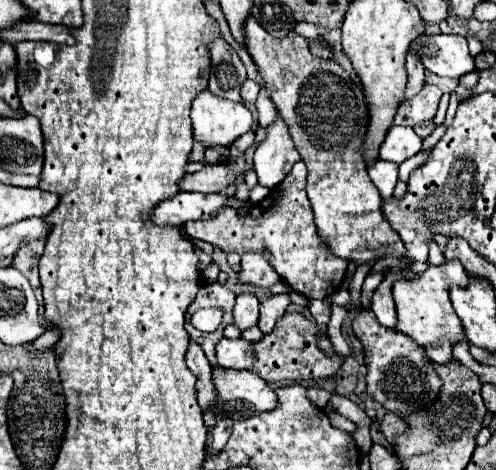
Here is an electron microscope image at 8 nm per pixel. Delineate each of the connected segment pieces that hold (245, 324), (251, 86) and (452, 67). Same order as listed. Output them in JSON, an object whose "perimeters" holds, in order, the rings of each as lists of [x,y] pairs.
{"perimeters":[[[[240,294],[234,306],[234,326],[244,332],[258,324],[258,298],[252,294]]],[[[248,78],[248,80],[242,84],[242,98],[244,98],[244,102],[256,102],[258,92],[260,92],[260,86],[258,86],[254,80]]],[[[460,34],[424,36],[422,46],[414,48],[424,68],[434,72],[436,76],[458,78],[474,70],[474,58],[468,52],[468,42]]]]}

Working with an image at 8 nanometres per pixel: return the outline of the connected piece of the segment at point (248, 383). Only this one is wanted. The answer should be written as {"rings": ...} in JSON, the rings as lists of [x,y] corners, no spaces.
{"rings":[[[214,366],[212,368],[212,384],[216,390],[216,398],[214,404],[210,408],[204,410],[204,422],[208,428],[212,428],[216,424],[216,418],[232,418],[236,422],[240,420],[248,420],[258,412],[264,410],[272,410],[272,406],[276,406],[276,394],[274,390],[256,374],[250,374],[248,370],[234,370],[234,368],[222,368],[222,366]]]}

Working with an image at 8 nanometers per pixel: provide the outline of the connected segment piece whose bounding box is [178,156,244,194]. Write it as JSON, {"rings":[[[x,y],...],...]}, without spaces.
{"rings":[[[240,156],[240,162],[236,162],[236,170],[228,170],[228,164],[216,164],[216,166],[204,166],[200,172],[186,174],[178,182],[178,190],[182,192],[220,192],[226,186],[240,180],[244,174],[244,156]]]}

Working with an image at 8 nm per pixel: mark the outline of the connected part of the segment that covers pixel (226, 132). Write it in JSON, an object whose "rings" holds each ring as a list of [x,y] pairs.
{"rings":[[[204,90],[192,104],[194,140],[204,148],[230,146],[252,128],[252,114],[244,104],[216,98]]]}

